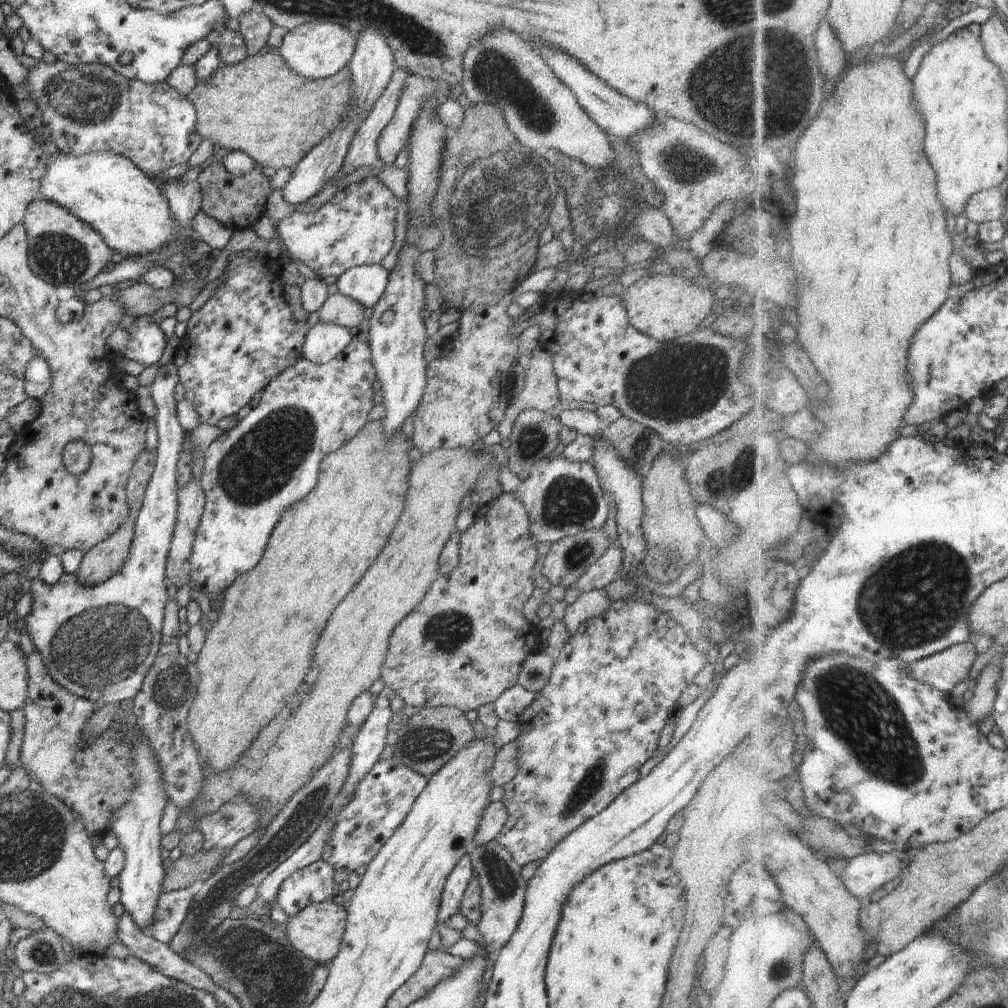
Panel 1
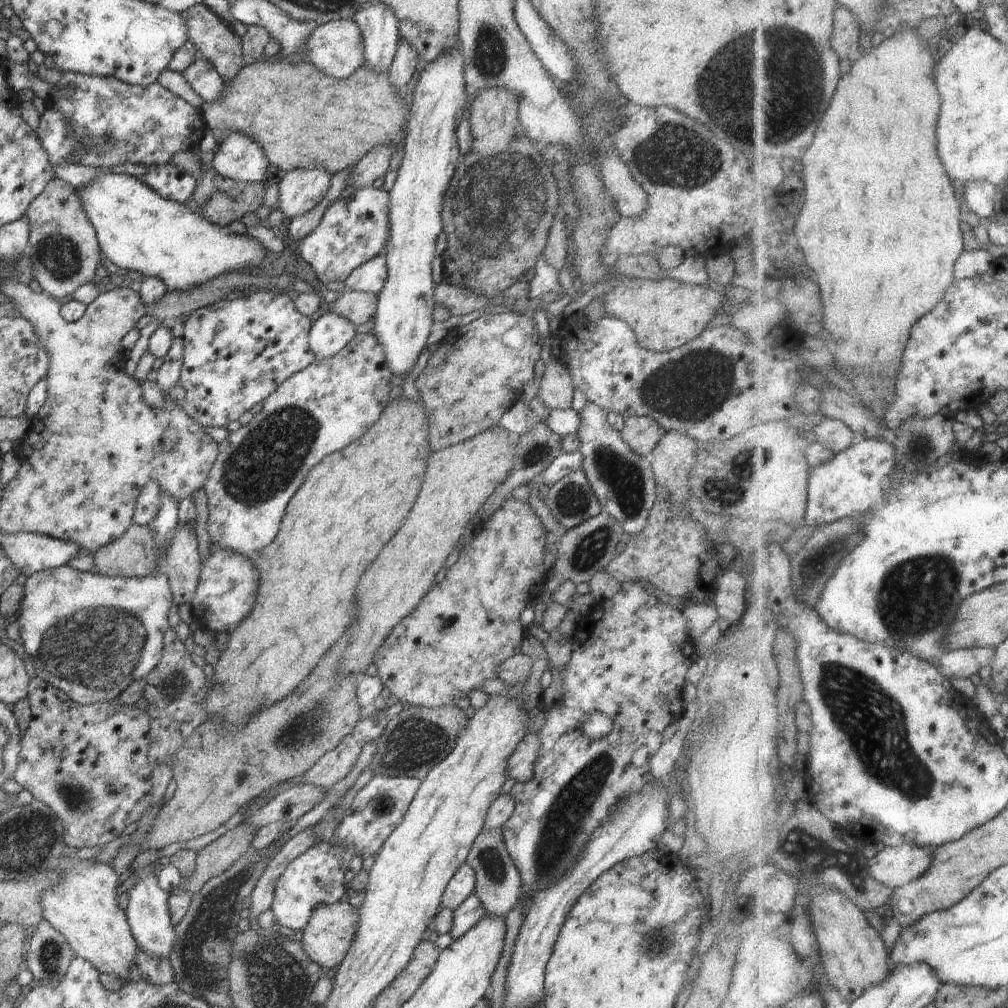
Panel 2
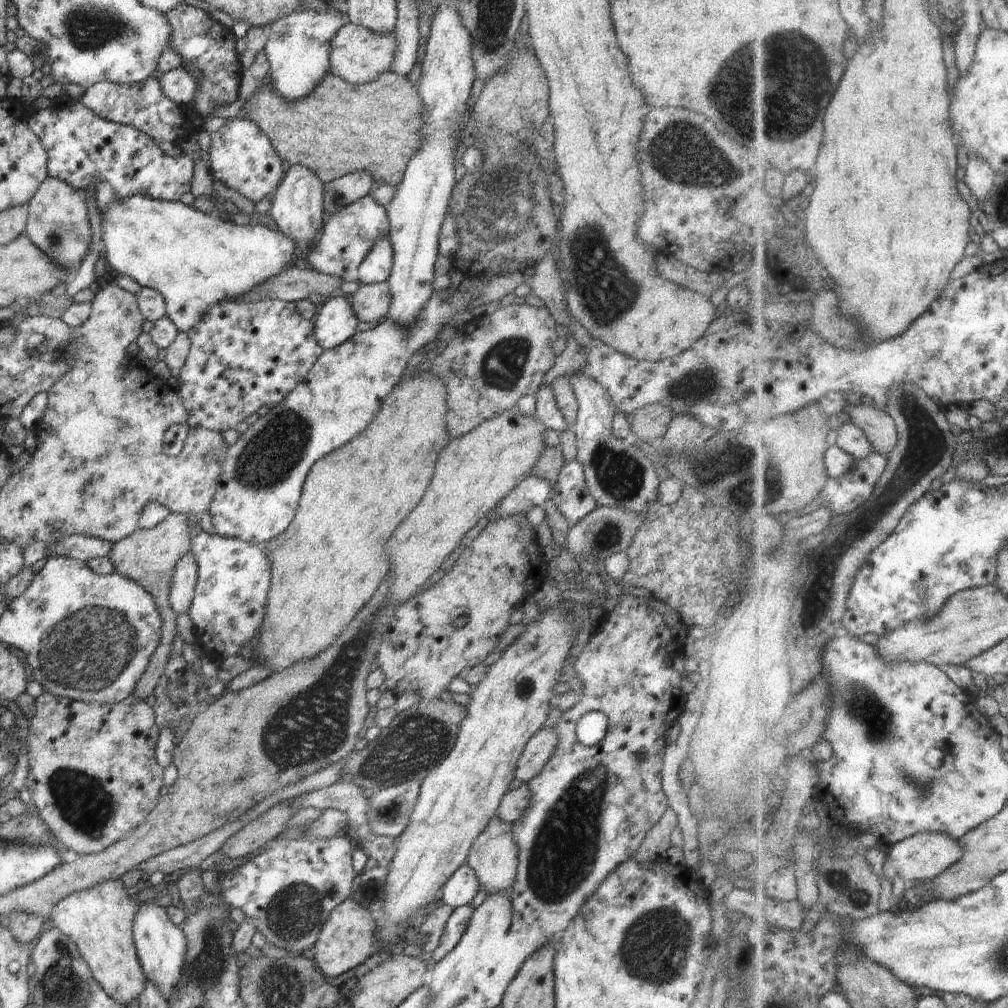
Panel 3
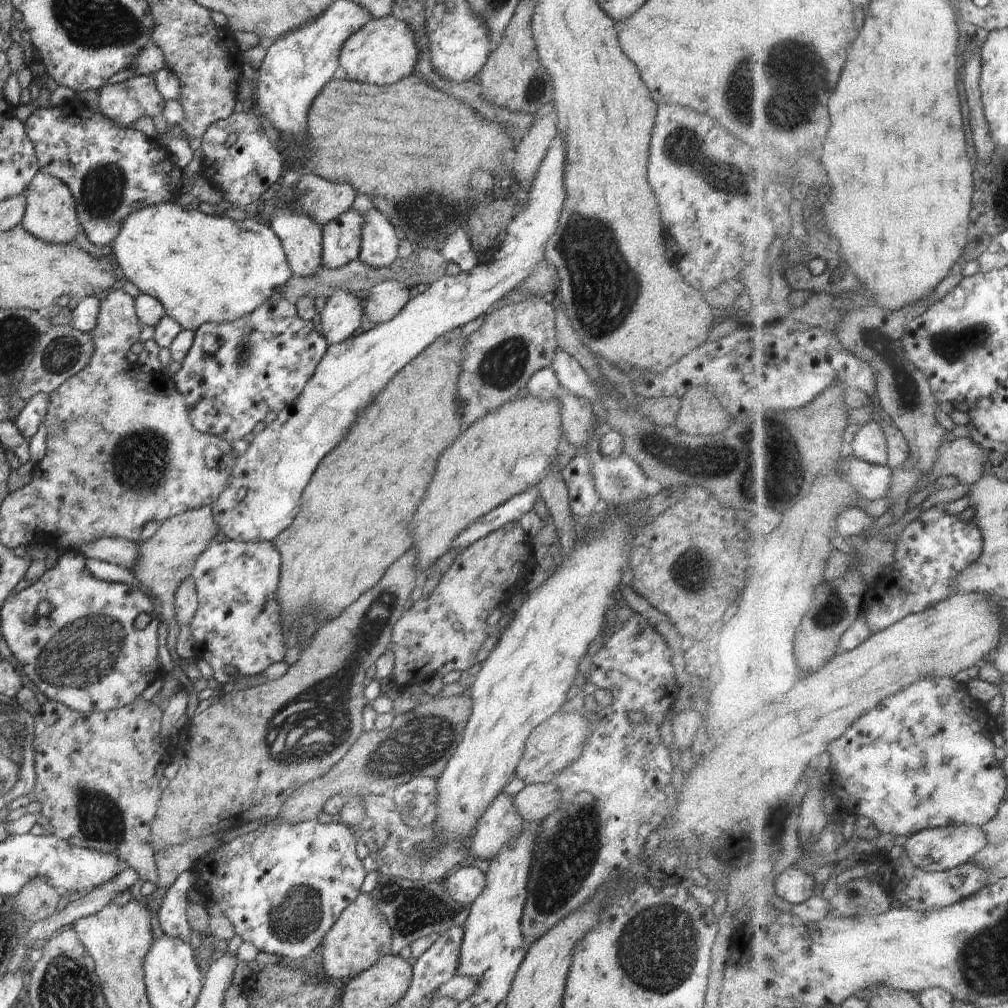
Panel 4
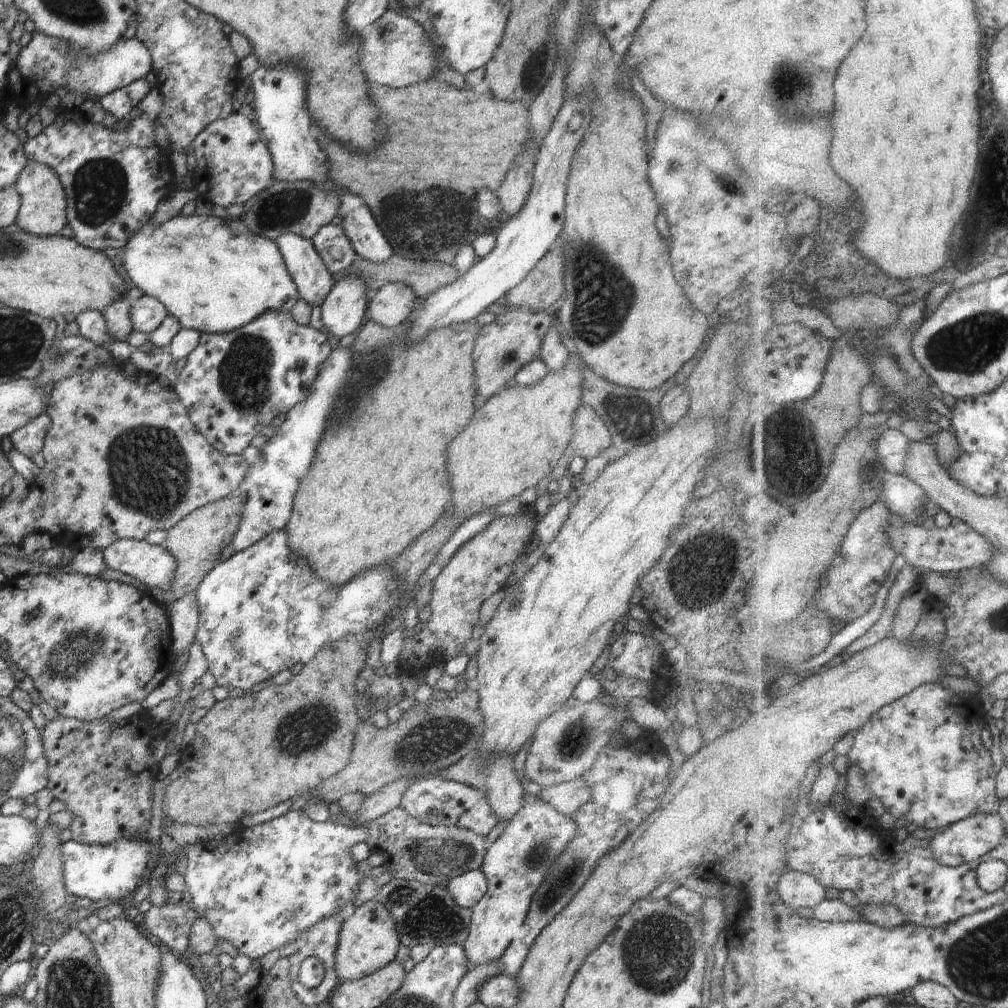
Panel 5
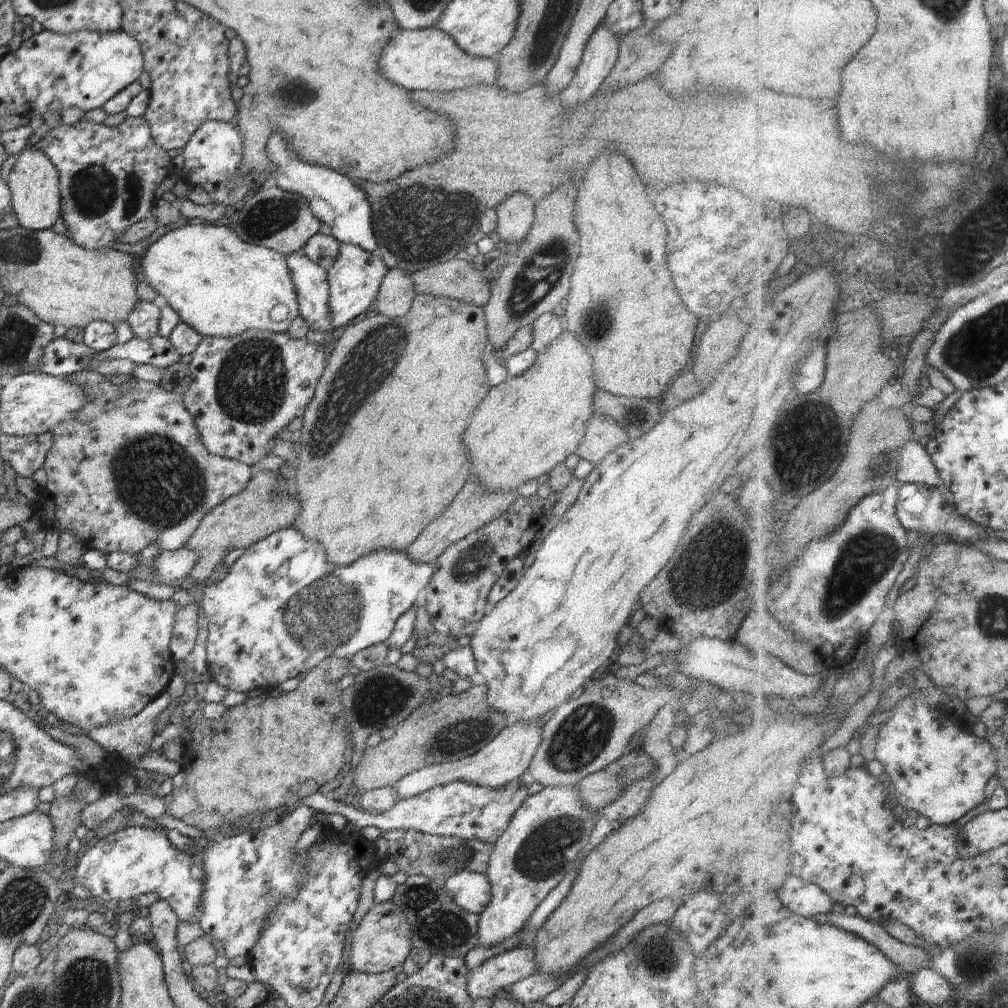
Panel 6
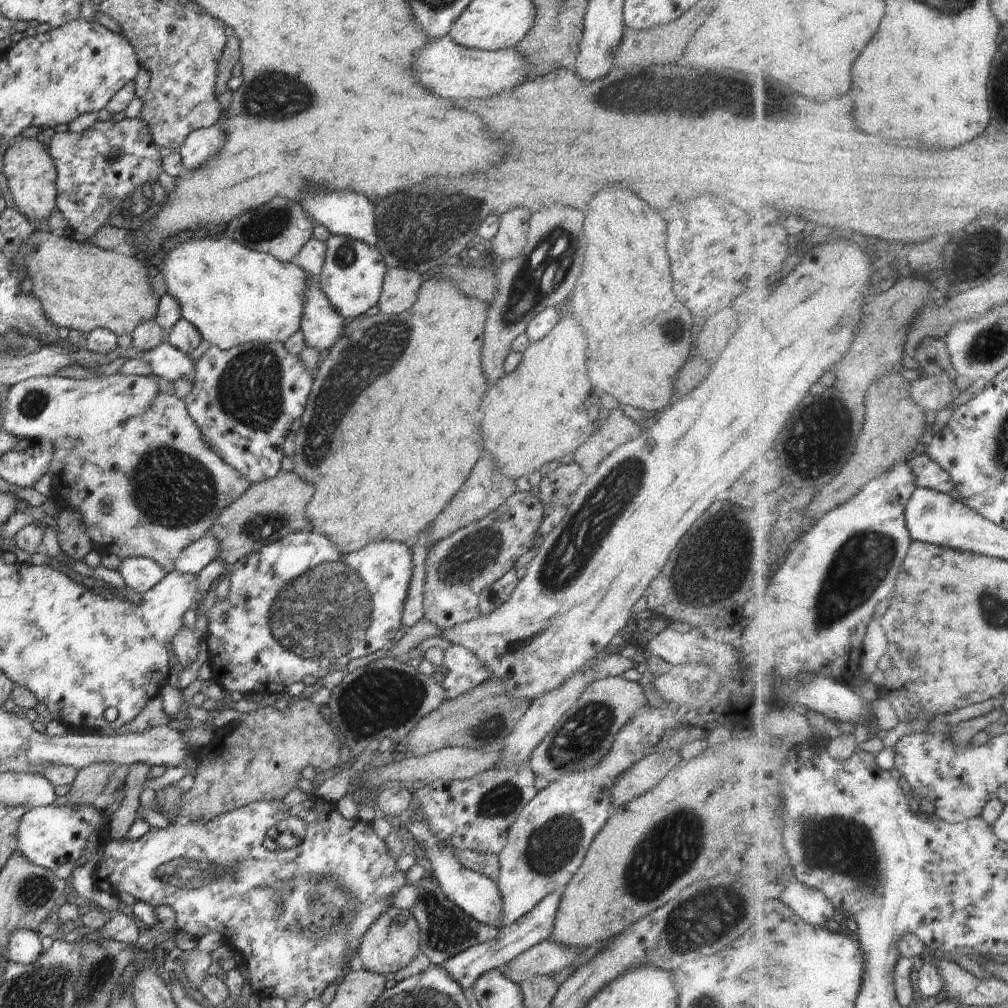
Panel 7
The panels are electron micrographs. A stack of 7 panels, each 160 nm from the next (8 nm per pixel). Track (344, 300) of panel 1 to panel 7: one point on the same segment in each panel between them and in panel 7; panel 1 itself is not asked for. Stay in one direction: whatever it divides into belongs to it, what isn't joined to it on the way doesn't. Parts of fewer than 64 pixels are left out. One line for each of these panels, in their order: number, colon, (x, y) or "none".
2: (358, 307)
3: (371, 302)
4: (385, 300)
5: (392, 305)
6: (396, 293)
7: (400, 288)

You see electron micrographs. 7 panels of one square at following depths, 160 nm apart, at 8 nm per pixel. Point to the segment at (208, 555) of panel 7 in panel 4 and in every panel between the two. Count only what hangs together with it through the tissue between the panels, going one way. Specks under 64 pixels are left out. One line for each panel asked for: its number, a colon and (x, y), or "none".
4: (116, 551)
5: (152, 565)
6: (174, 566)

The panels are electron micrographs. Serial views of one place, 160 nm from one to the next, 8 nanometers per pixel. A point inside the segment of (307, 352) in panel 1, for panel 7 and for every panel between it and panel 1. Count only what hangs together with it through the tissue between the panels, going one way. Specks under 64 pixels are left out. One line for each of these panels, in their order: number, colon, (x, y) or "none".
2: (329, 333)
3: (336, 322)
4: (342, 315)
5: (343, 310)
6: (354, 279)
7: (352, 278)

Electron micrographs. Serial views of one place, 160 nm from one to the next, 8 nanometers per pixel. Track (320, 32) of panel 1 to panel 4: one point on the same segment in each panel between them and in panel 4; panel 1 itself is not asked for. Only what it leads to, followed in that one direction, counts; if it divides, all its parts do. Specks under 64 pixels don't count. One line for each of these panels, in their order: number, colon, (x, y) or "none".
2: (336, 48)
3: (358, 55)
4: (383, 51)

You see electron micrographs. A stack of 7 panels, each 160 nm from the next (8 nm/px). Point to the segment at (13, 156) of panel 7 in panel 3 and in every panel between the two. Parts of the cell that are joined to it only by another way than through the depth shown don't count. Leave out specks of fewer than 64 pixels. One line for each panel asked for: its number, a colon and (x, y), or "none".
3: (57, 223)
4: (50, 215)
5: (42, 212)
6: (34, 182)

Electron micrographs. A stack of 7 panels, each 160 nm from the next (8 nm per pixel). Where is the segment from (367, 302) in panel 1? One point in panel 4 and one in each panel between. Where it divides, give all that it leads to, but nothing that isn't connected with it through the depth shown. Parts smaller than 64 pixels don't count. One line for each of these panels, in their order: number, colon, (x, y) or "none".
2: (369, 277)
3: (376, 267)
4: (379, 245)

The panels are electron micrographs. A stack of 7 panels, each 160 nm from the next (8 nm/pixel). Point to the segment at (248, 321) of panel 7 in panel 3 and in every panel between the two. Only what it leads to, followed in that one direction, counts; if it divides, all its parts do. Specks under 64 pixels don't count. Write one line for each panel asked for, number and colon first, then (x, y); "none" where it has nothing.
3: (195, 260)
4: (204, 268)
5: (211, 279)
6: (221, 286)

